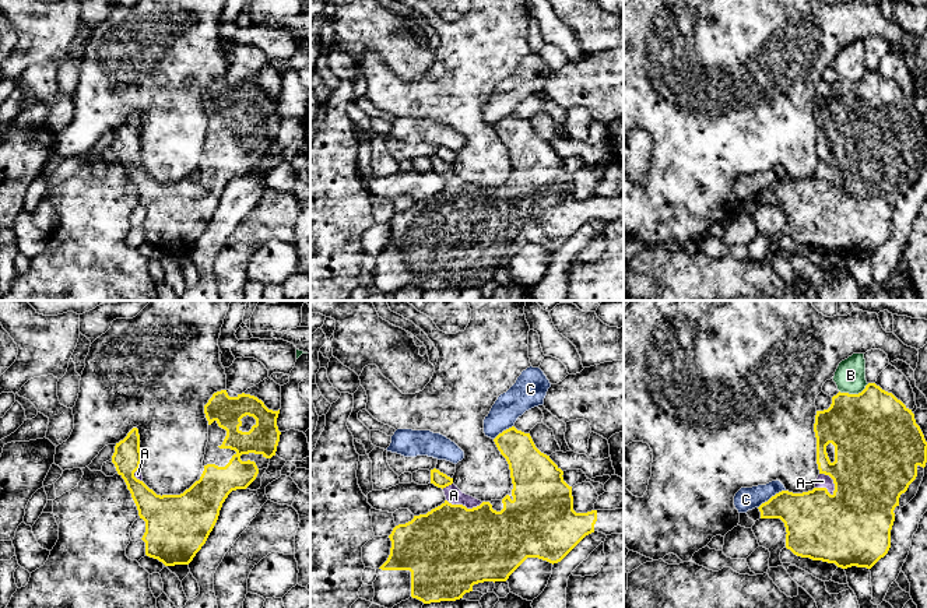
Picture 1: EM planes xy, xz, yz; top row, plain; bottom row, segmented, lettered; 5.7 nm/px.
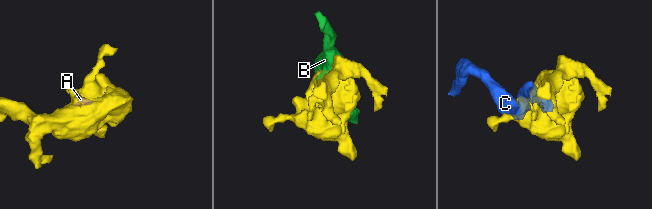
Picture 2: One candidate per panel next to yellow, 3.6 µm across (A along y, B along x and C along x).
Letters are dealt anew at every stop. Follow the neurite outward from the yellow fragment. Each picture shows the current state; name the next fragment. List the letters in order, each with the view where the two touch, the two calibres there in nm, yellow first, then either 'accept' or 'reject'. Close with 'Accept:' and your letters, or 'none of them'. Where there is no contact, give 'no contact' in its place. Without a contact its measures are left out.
A: meets yellow in yz; 460 nm thick on the yellow side, 80 nm on the other; accept
B: meets yellow in yz; 480 nm thick on the yellow side, 180 nm on the other; reject
C: meets yellow in yz; 300 nm thick on the yellow side, 130 nm on the other; reject
Accept: A

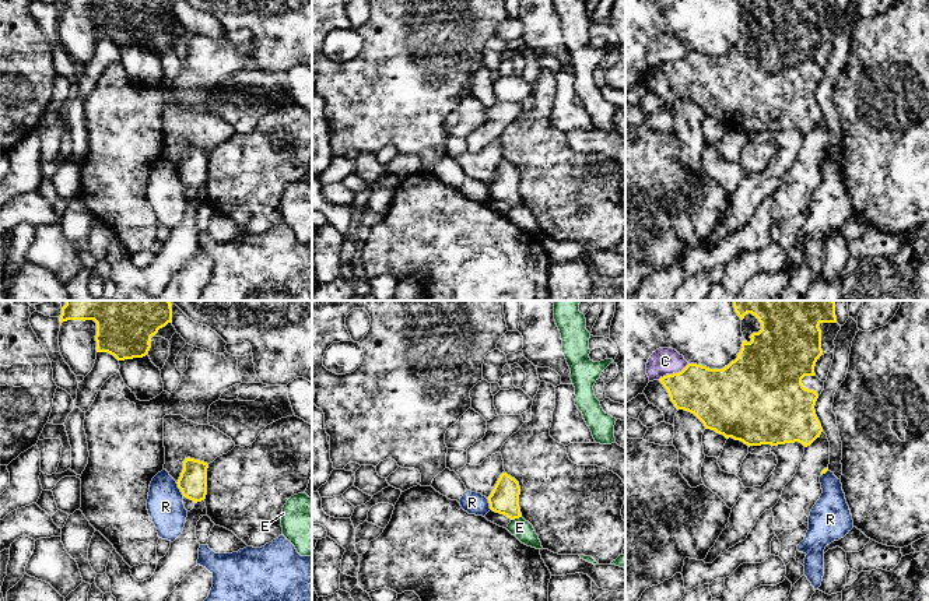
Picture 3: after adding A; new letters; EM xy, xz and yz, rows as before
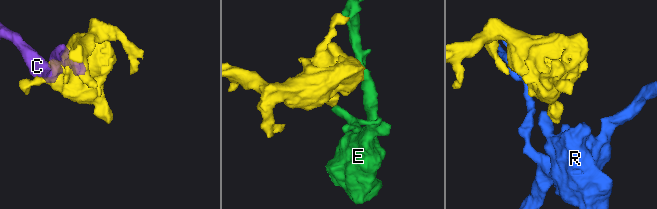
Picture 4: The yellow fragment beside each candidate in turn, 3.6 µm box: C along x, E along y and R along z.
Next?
C: meets yellow in yz; 300 nm thick on the yellow side, 160 nm on the other; reject
E: meets yellow in xz; 170 nm thick on the yellow side, 110 nm on the other; reject
R: meets yellow in xy; 160 nm thick on the yellow side, 220 nm on the other; reject
Accept: none of them

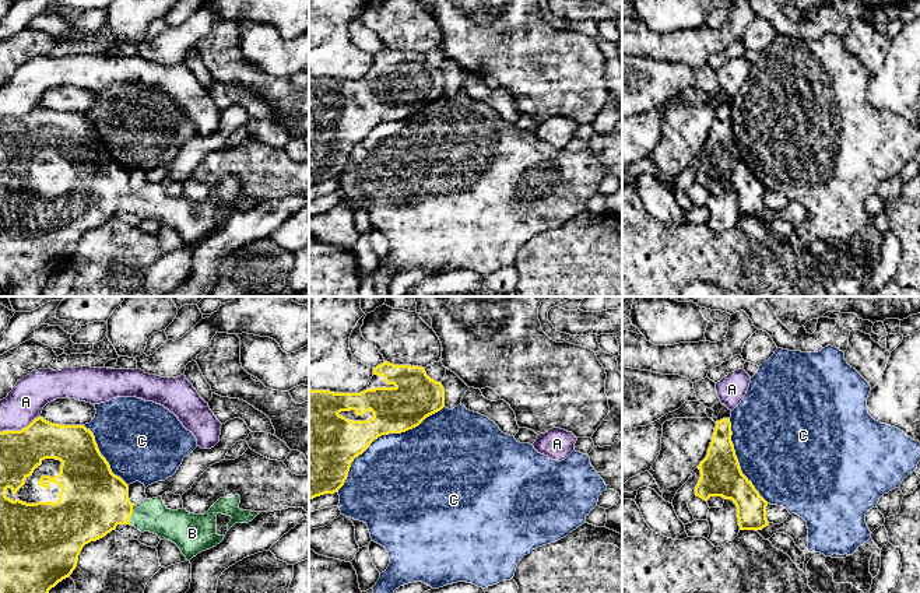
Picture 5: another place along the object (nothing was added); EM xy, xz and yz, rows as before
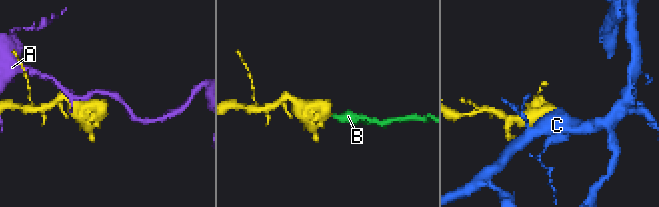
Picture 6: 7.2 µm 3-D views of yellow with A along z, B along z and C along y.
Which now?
A: meets yellow in xy; 240 nm thick on the yellow side, 220 nm on the other; reject
B: meets yellow in xy; 380 nm thick on the yellow side, 190 nm on the other; accept
C: meets yellow in xz; 260 nm thick on the yellow side, 460 nm on the other; reject
Accept: B

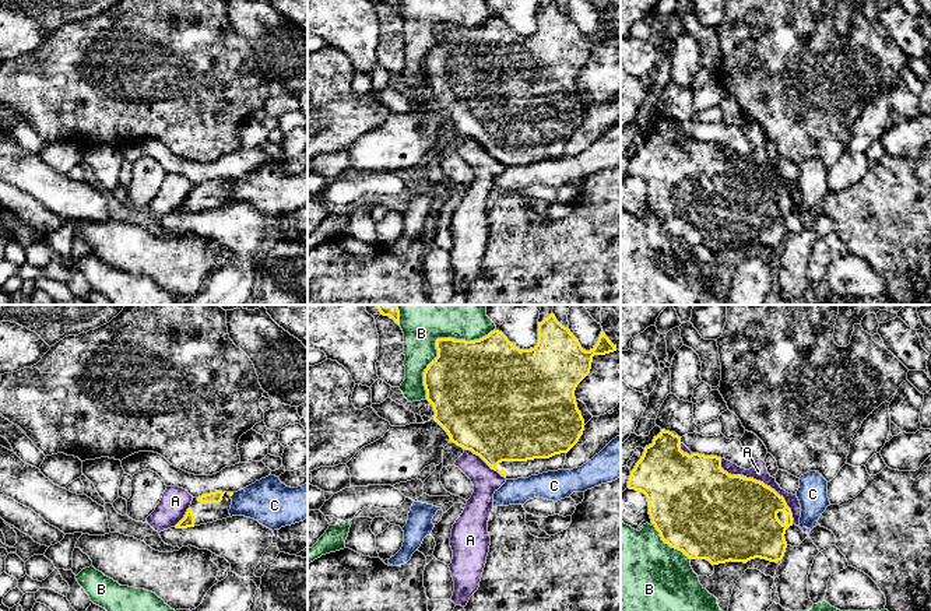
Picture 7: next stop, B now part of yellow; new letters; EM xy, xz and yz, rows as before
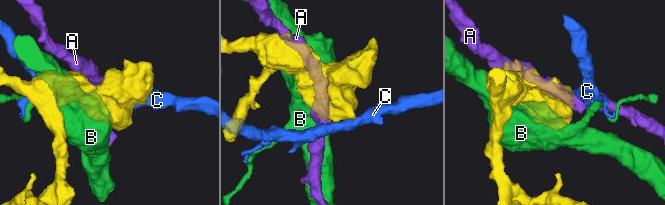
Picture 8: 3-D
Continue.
A: meets yellow in yz; 480 nm thick on the yellow side, 90 nm on the other; reject
B: meets yellow in xz; 380 nm thick on the yellow side, 200 nm on the other; reject
C: meets yellow in xy; 20 nm thick on the yellow side, 260 nm on the other; reject
Accept: none of them

